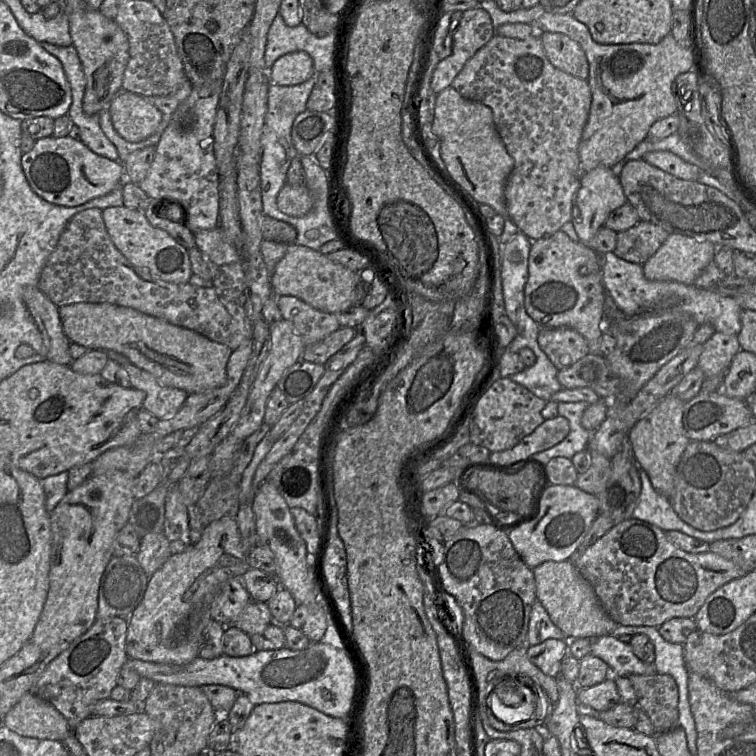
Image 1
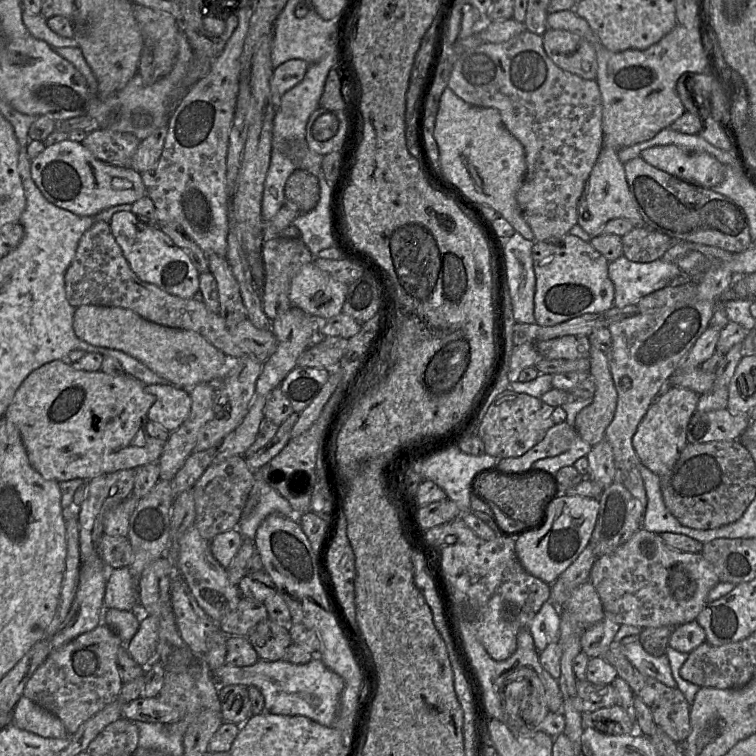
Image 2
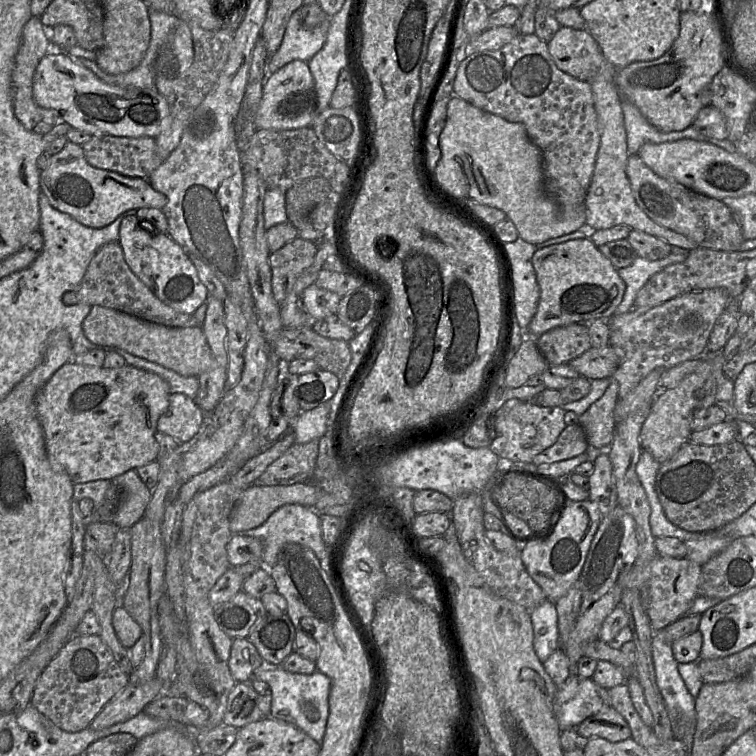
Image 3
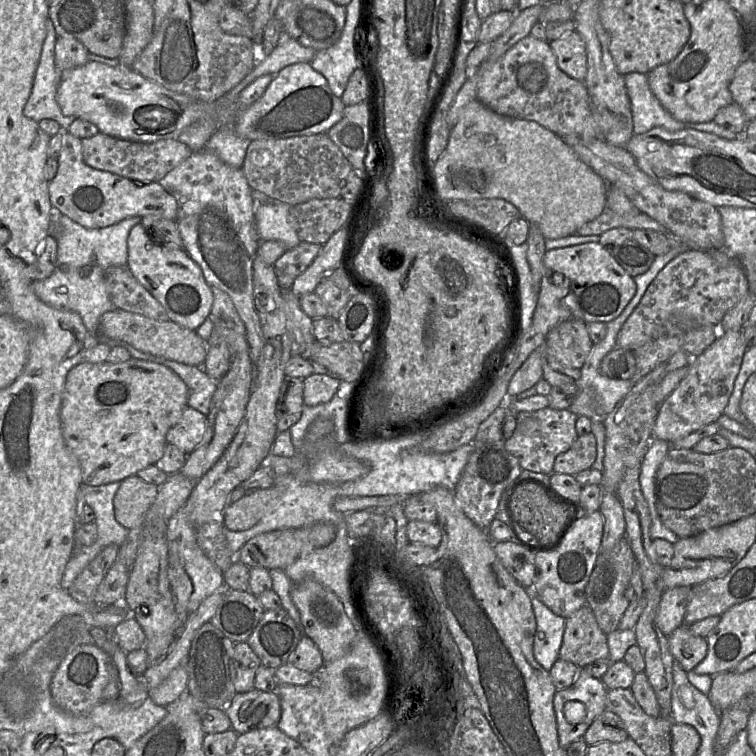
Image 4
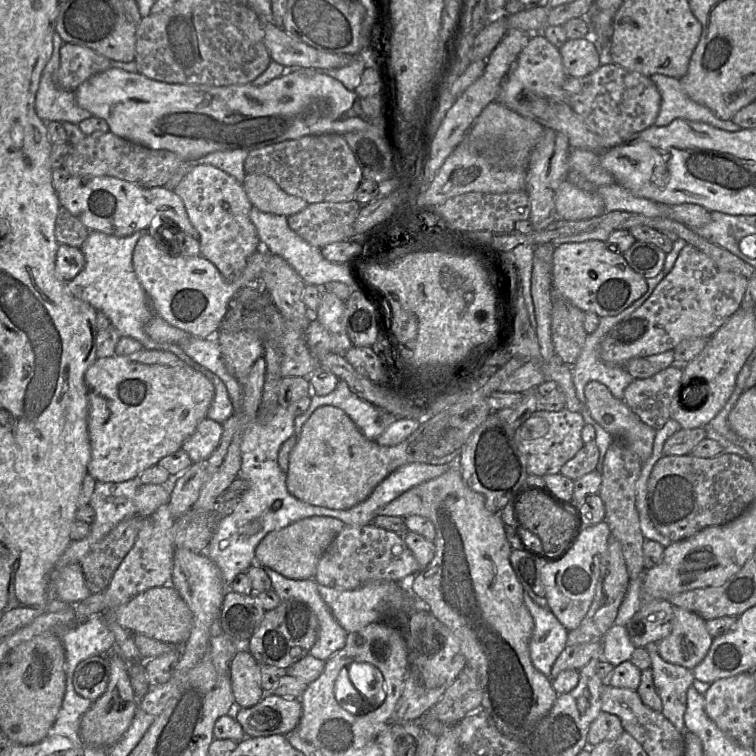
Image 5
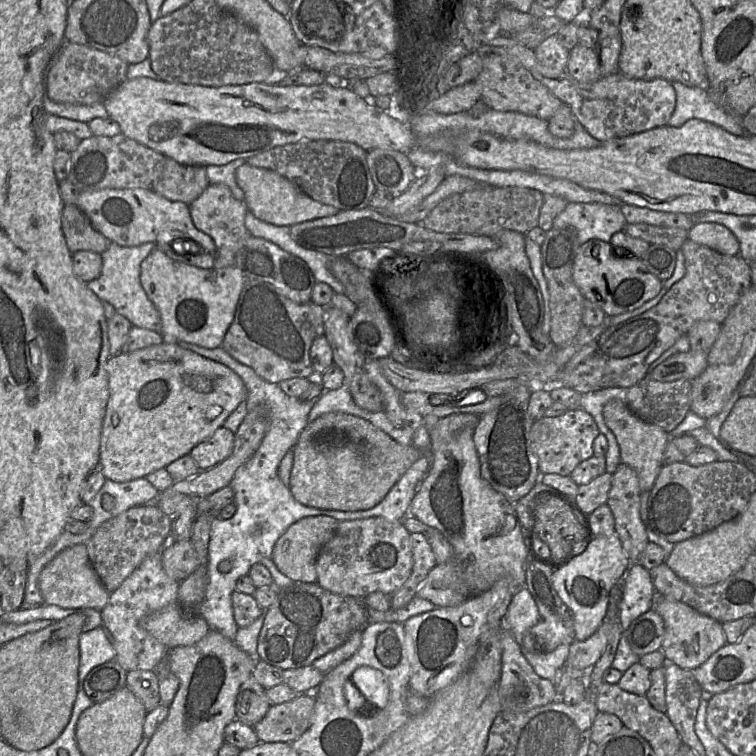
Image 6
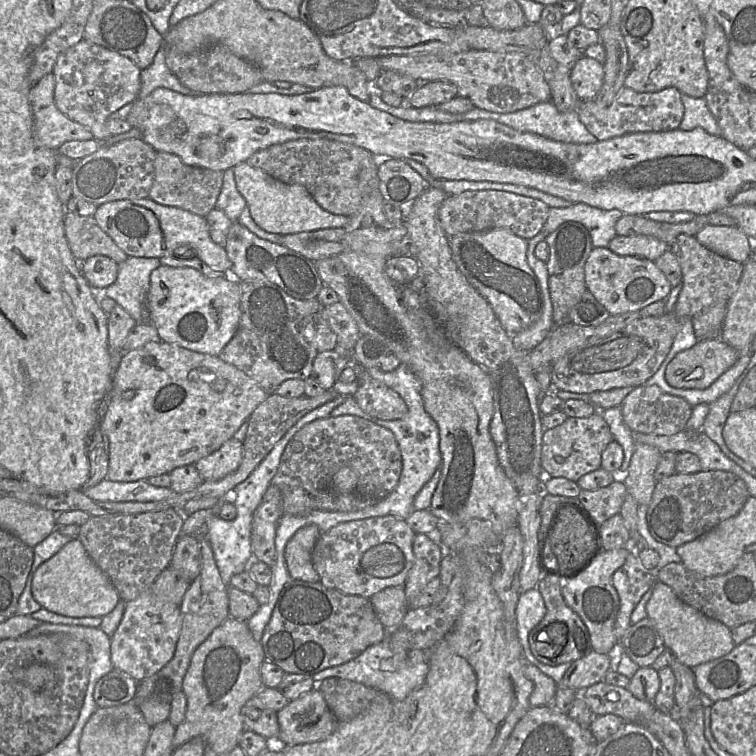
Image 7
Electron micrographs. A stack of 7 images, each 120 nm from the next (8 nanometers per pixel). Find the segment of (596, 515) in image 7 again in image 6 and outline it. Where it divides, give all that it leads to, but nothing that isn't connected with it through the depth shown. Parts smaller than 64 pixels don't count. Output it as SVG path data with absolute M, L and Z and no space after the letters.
M605 472L588 484L580 485L573 503L583 514L590 514L603 504L607 504L608 493L611 488L612 474Z

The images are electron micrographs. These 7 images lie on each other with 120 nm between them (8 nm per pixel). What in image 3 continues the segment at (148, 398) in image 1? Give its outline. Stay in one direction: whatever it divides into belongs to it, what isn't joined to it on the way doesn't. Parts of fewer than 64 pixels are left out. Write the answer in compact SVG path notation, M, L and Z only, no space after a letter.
M171 393L169 406L157 422L157 430L179 443L191 442L200 432L204 413L194 400L182 393Z

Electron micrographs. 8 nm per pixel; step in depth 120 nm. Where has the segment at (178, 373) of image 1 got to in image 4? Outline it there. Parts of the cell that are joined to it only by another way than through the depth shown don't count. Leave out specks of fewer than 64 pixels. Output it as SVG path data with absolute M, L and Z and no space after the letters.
M114 309L101 316L99 333L110 339L126 342L139 351L190 366L203 367L207 356L207 341L196 331L184 328L171 320L157 321L137 313Z

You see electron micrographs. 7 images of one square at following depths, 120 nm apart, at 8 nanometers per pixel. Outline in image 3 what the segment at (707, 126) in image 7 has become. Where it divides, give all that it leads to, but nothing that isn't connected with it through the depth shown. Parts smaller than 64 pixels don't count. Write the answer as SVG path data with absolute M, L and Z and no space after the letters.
M622 98L622 110L627 134L627 151L629 156L637 154L645 143L674 142L681 139L693 139L718 146L730 153L737 151L736 144L728 139L719 140L702 134L690 126L681 131L662 132L641 114L640 110L628 100Z

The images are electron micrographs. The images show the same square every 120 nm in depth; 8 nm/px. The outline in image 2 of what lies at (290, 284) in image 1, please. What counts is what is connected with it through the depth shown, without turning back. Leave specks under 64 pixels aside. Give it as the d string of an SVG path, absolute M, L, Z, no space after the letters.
M314 261L304 264L292 278L289 299L293 306L326 320L342 312L348 285L318 268Z

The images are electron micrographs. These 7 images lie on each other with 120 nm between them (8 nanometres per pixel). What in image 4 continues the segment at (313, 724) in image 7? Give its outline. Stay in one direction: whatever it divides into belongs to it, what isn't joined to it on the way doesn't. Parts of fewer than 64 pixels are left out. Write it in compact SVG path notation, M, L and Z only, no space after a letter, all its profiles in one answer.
M253 689L236 693L225 708L231 728L239 734L277 726L281 717L278 694Z

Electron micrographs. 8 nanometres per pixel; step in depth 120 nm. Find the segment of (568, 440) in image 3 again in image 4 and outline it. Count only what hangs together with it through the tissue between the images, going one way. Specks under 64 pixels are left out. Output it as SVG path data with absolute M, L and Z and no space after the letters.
M594 434L580 435L568 451L556 457L553 471L574 476L583 470L592 468L596 455L597 448Z

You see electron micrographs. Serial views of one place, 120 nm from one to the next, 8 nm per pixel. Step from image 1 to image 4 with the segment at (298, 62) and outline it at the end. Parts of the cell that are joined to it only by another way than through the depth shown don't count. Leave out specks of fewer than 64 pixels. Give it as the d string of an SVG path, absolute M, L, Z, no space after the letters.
M295 63L280 70L256 102L245 109L238 110L232 127L240 137L250 141L327 133L342 119L345 107L341 97L331 91L327 79L315 71L310 63Z

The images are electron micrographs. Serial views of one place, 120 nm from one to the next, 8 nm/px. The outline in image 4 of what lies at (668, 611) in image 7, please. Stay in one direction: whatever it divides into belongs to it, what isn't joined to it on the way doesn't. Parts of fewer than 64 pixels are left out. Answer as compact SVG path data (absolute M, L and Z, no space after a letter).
M681 625L668 636L669 650L686 672L693 670L708 652L707 639L691 633L688 626Z

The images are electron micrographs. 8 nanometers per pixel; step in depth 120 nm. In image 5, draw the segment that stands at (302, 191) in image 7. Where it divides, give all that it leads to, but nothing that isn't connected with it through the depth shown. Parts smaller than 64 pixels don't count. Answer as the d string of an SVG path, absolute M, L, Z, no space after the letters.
M246 174L243 187L251 204L260 211L291 216L308 206L308 202L286 193L271 177Z

